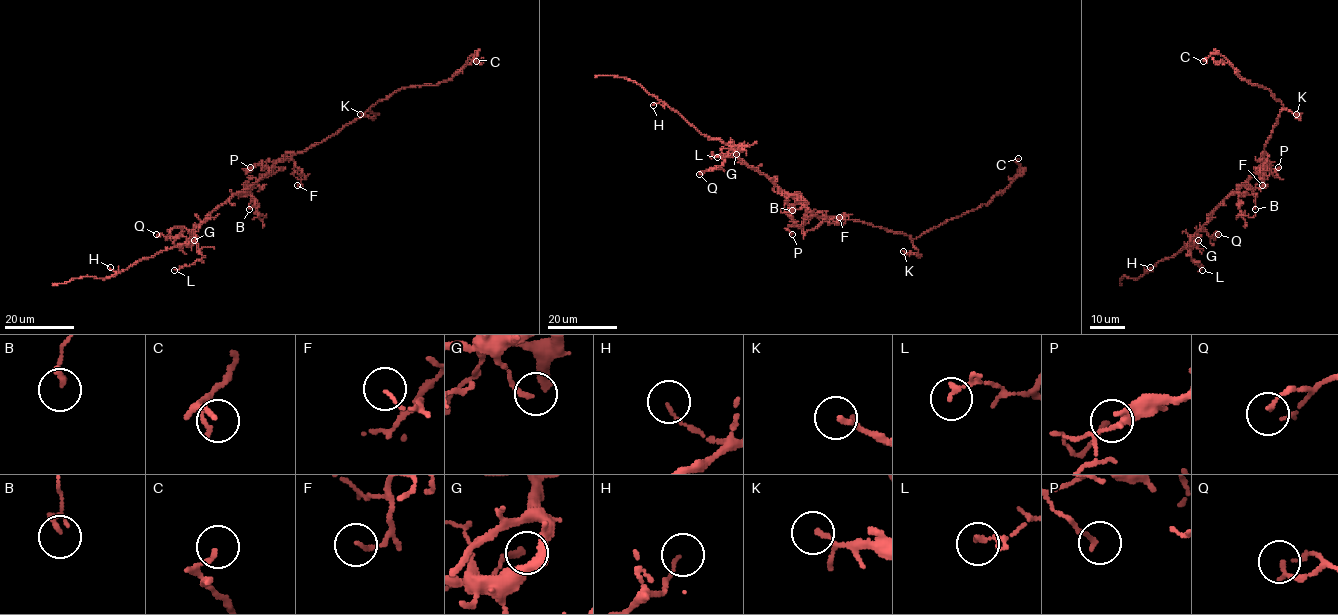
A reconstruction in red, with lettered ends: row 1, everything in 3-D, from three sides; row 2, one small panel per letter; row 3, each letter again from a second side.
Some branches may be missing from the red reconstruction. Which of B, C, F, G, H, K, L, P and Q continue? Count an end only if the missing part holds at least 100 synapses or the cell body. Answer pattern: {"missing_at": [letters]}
{"missing_at": []}

